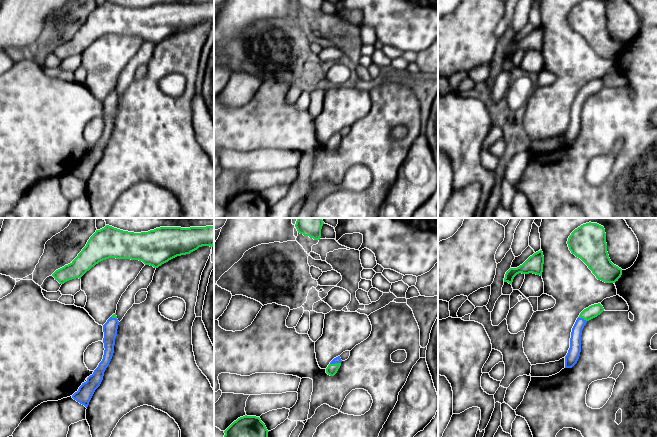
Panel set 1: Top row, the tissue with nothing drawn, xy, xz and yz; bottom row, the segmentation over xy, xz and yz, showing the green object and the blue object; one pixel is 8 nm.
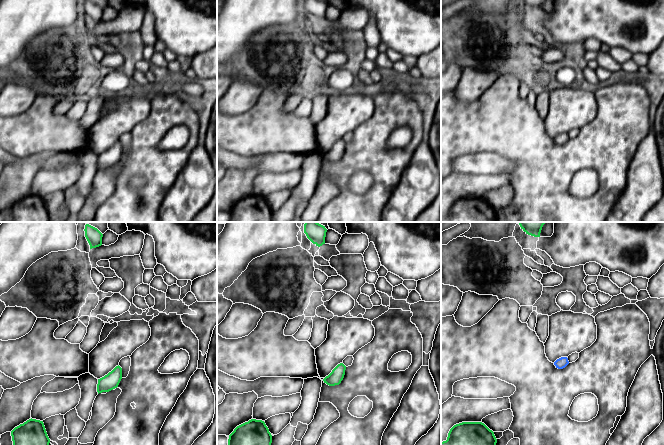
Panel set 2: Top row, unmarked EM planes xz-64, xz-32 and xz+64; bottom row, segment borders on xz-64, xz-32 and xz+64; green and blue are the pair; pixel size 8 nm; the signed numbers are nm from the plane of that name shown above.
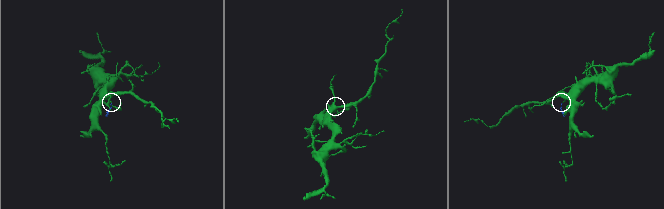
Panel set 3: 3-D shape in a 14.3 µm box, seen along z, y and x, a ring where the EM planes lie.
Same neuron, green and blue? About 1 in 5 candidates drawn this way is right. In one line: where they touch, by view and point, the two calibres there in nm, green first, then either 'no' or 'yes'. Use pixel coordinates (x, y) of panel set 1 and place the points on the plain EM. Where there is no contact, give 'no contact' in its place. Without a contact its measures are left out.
meets green in yz at (582, 93); 100 nm thick on the green side, 100 nm on the other; yes

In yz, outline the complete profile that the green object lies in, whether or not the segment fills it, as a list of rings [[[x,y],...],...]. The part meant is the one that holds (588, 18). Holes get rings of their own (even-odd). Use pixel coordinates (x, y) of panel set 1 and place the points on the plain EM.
[[[583,0],[571,9],[567,20],[571,29],[580,34],[598,56],[615,59],[621,53],[622,45],[609,34],[603,2]]]

